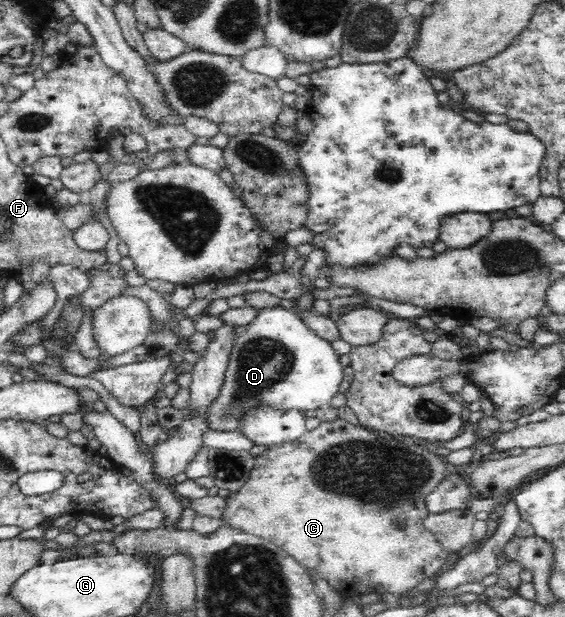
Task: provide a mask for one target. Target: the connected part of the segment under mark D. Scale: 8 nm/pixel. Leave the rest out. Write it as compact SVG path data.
M275 305L259 310L253 323L239 334L231 348L231 355L225 370L225 381L217 401L208 409L208 429L233 431L237 430L238 418L255 405L273 405L280 409L297 409L302 413L308 409L319 409L327 406L339 392L343 381L344 366L339 362L339 355L333 350L331 342L315 334L293 312Z

